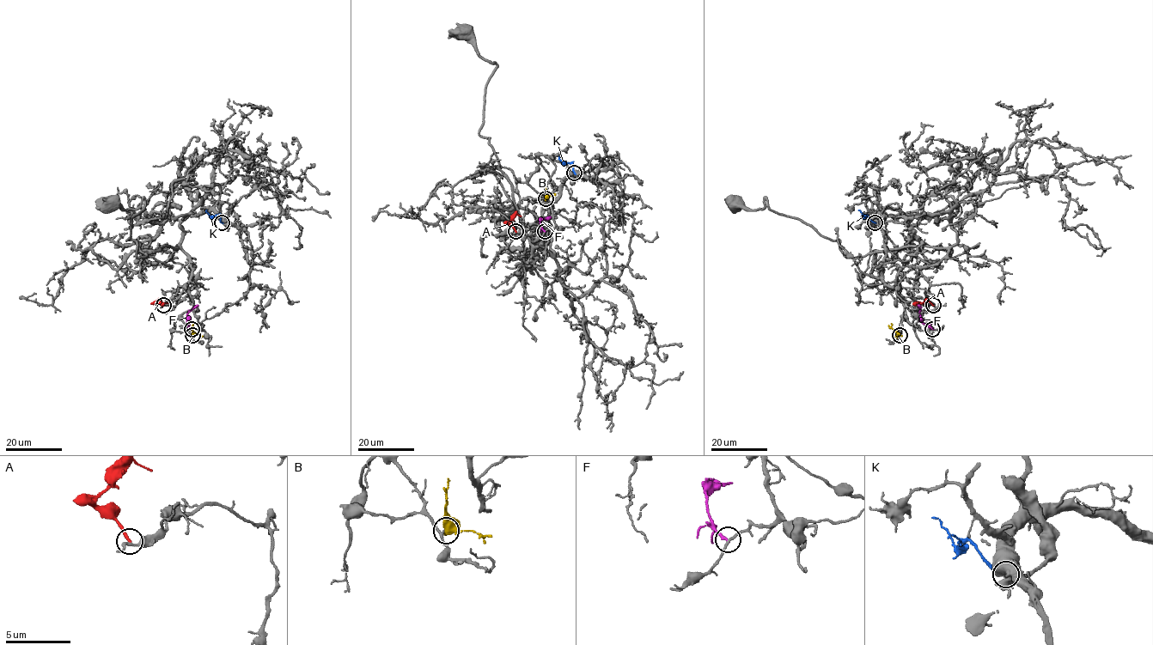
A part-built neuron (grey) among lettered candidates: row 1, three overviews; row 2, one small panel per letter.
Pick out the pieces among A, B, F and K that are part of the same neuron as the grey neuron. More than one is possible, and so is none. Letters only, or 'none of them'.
none of them

